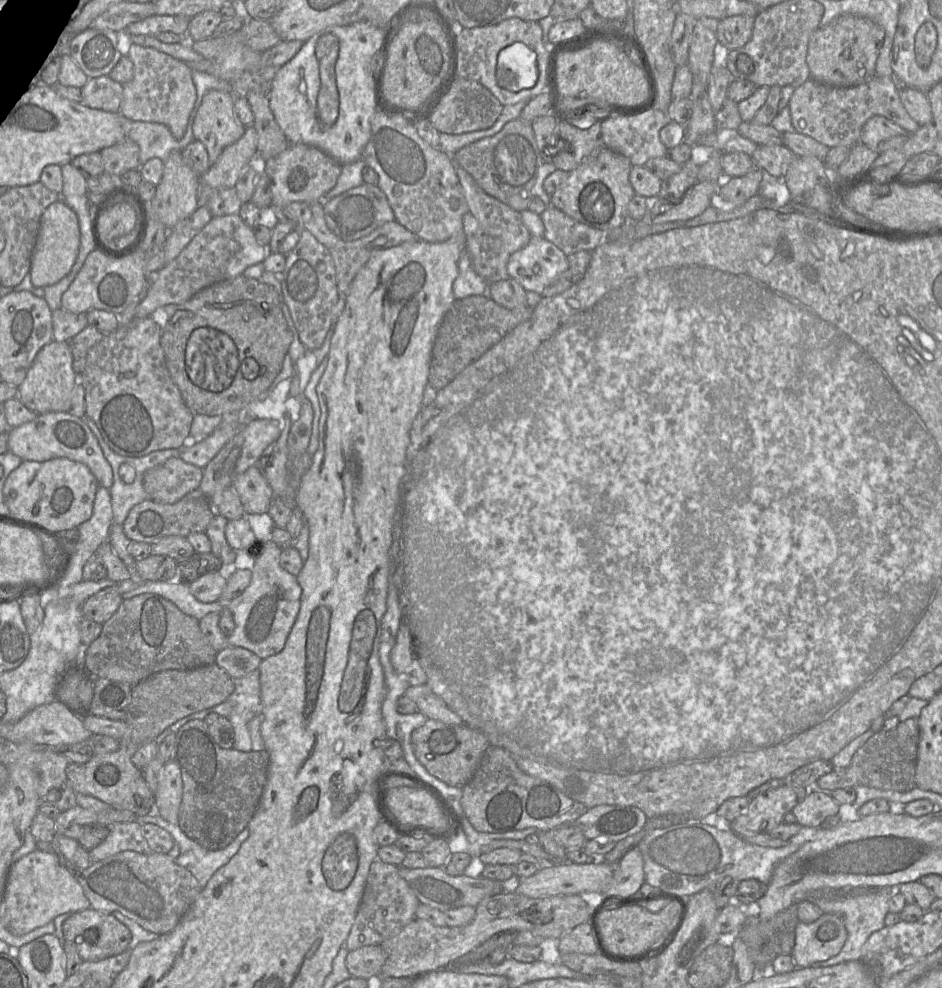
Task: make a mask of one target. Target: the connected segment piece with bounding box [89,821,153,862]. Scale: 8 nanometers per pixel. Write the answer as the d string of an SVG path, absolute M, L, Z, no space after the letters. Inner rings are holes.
M139 821L115 823L109 827L109 834L103 842L89 851L91 862L104 860L122 851L135 851L151 854L146 839L142 835Z

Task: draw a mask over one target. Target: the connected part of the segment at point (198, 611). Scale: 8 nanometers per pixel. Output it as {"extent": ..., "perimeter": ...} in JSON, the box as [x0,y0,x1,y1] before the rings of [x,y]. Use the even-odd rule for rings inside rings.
{"extent":[121,580,226,619],"perimeter":[[[144,580],[136,588],[121,594],[123,600],[130,599],[144,593],[154,593],[173,602],[181,611],[196,618],[202,619],[211,612],[219,613],[226,605],[219,601],[203,603],[198,601],[189,590],[190,583],[179,580],[148,581]]]}

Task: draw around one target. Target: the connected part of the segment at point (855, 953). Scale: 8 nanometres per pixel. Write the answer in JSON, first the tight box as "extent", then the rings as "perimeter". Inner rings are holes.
{"extent":[811,887,897,968],"perimeter":[[[891,887],[851,888],[850,894],[858,894],[857,896],[847,897],[846,899],[840,900],[822,898],[820,901],[815,903],[818,907],[821,908],[823,913],[835,914],[843,920],[847,930],[847,939],[839,954],[826,961],[817,962],[811,967],[823,968],[845,963],[851,960],[860,960],[861,949],[869,936],[885,927],[884,919],[886,914],[889,912],[889,899],[895,890],[897,889]]]}

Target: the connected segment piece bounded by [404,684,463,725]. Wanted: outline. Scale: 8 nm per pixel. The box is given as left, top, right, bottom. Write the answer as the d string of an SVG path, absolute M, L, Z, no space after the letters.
M426 684L410 686L404 696L414 701L418 711L428 719L438 720L449 725L463 724L462 718L452 711Z

